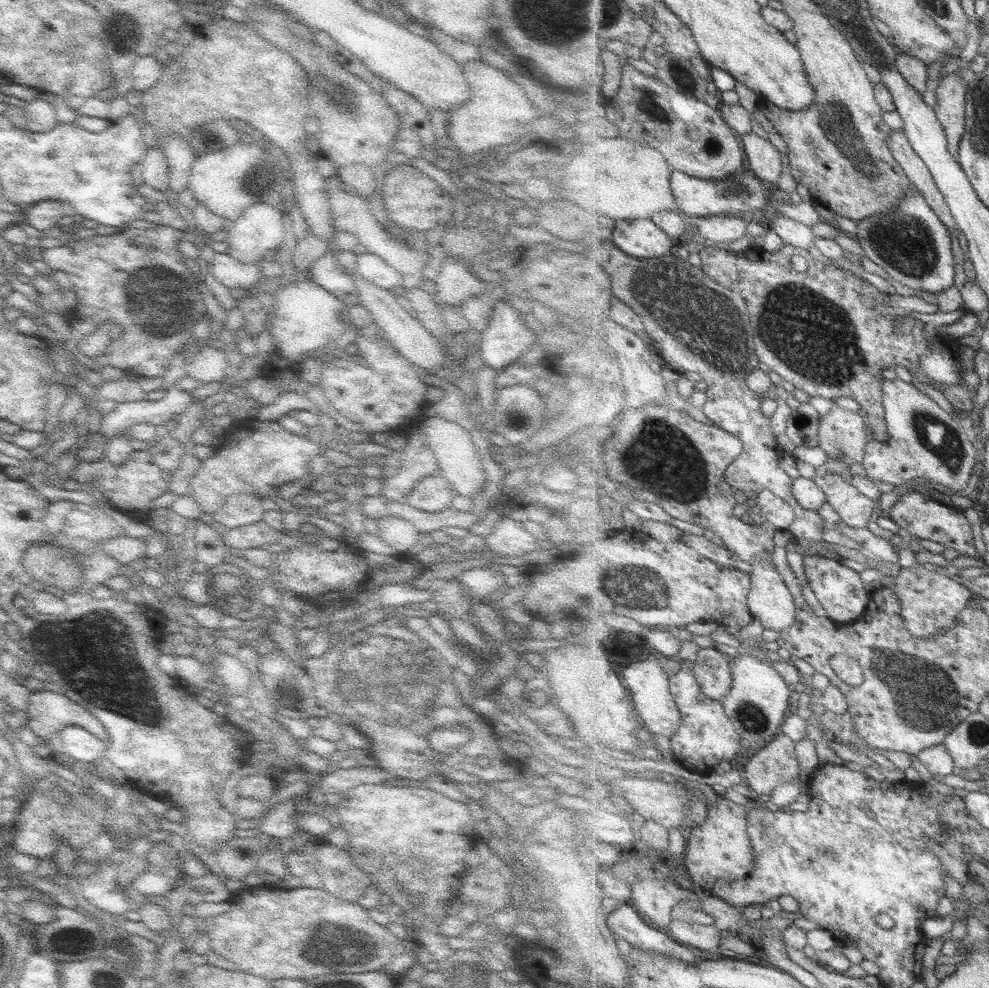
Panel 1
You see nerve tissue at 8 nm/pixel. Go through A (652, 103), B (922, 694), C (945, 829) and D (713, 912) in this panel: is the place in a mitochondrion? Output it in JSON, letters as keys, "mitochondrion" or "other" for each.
{"A":"mitochondrion","B":"mitochondrion","C":"other","D":"other"}

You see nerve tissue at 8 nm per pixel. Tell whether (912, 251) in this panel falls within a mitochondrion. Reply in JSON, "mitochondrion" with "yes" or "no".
{"mitochondrion":"yes"}

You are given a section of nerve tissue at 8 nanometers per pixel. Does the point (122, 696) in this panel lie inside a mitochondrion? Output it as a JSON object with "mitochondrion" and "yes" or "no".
{"mitochondrion":"yes"}

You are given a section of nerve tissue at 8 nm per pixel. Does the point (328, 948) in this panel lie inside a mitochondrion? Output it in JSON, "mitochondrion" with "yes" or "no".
{"mitochondrion":"yes"}

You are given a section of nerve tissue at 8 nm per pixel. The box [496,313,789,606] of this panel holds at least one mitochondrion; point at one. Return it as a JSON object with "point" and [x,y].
{"point":[660,456]}

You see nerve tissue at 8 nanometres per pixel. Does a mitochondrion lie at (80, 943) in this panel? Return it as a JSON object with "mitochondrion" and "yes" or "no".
{"mitochondrion":"yes"}

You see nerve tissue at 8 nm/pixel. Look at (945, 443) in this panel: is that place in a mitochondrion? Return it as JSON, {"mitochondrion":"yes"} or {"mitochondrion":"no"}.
{"mitochondrion":"yes"}

